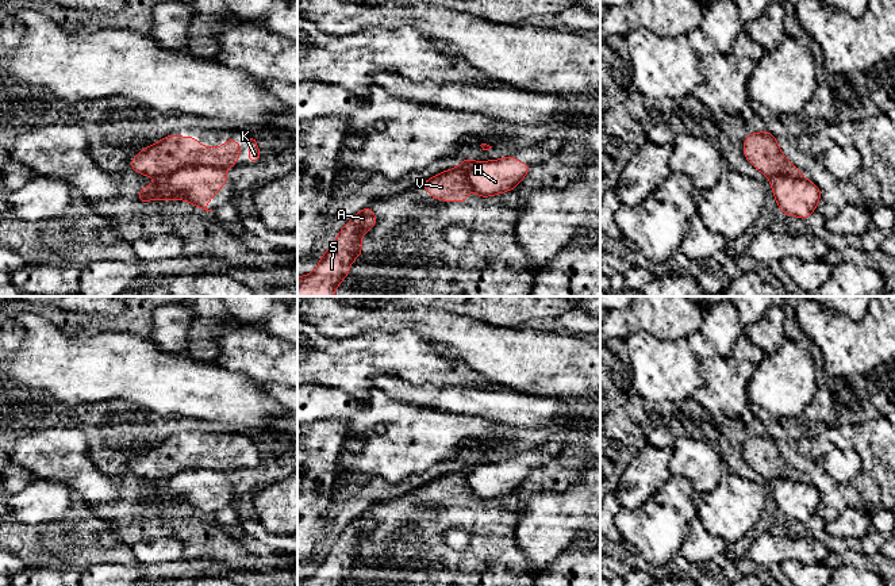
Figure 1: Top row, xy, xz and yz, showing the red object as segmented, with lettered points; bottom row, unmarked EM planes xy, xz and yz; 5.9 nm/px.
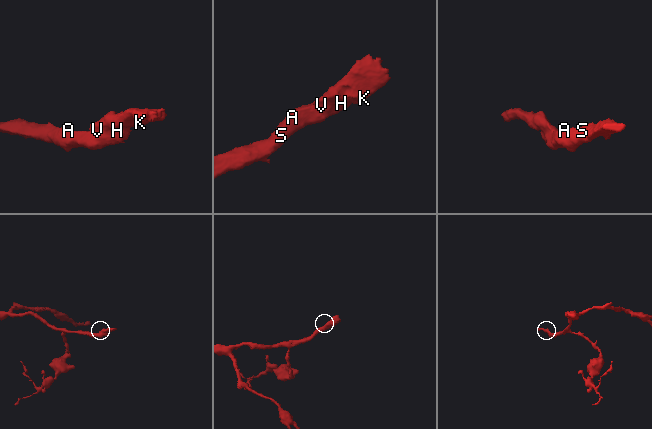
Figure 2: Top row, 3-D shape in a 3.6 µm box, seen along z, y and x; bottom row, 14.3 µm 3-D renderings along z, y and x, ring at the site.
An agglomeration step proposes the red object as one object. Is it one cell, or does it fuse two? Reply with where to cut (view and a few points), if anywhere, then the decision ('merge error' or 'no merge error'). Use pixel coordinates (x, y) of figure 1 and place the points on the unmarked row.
xy (225, 471), (184, 468), (158, 482) | merge error

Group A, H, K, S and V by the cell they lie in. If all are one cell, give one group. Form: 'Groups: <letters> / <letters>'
Groups: A H S / K V

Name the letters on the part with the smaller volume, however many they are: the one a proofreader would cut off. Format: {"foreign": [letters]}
{"foreign": ["K", "V"]}

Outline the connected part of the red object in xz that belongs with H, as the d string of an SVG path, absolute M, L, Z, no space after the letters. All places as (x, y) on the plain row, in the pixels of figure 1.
M515 459L480 464L465 471L469 493L488 501L518 490L533 468L519 466Z

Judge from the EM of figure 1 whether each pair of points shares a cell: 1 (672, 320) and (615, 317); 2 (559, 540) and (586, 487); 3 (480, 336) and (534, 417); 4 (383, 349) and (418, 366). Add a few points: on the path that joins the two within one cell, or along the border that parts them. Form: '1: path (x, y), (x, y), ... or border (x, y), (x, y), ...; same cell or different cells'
1: path (659, 318), (629, 318); same cell
2: path (559, 527), (580, 501); same cell
3: border (491, 380), (545, 395); different cells
4: path (391, 353), (410, 357); same cell

